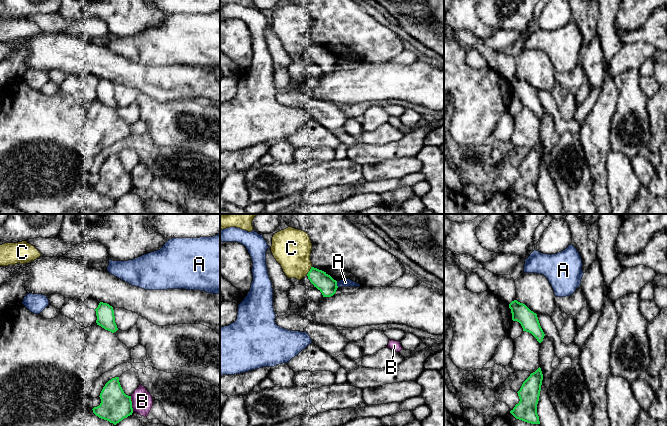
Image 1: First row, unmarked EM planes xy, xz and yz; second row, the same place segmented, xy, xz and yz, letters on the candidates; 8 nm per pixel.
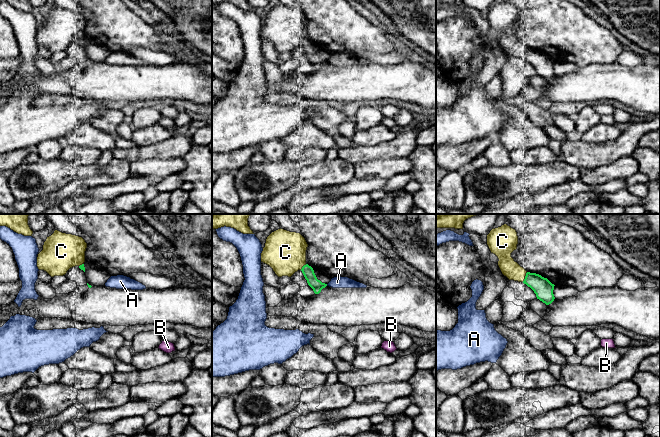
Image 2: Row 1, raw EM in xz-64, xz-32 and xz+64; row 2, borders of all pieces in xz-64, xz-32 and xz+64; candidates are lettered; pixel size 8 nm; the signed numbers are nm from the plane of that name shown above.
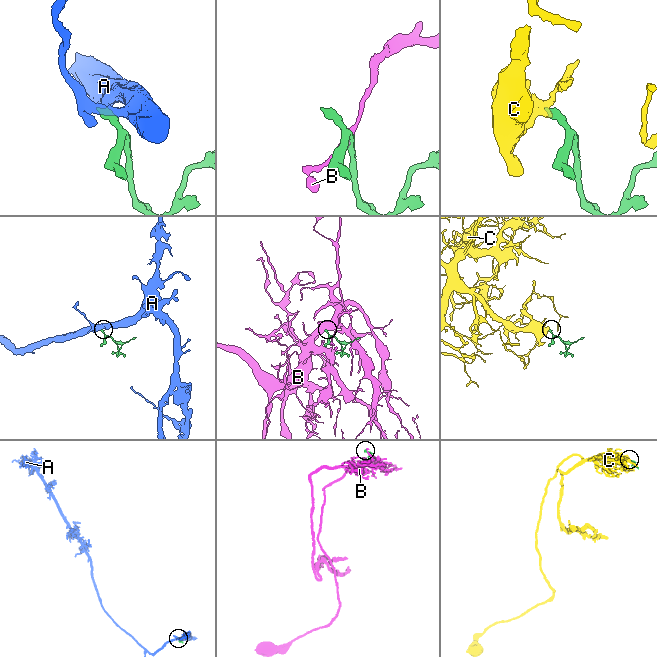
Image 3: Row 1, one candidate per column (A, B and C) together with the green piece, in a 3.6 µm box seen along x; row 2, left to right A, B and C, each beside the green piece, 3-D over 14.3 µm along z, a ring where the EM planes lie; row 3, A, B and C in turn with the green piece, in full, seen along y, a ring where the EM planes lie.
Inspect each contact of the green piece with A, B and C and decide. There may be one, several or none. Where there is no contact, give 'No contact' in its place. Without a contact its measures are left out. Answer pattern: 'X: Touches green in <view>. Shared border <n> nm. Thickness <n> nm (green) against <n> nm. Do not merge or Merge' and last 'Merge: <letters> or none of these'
A: Touches green in xz. Shared border 60 nm. Thickness 150 nm (green) against 60 nm. Do not merge
B: Touches green in xy. Shared border 130 nm. Thickness 240 nm (green) against 170 nm. Do not merge
C: Touches green in xz. Shared border 90 nm. Thickness 150 nm (green) against 320 nm. Merge
Merge: C

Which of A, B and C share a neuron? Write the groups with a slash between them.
A / B / C

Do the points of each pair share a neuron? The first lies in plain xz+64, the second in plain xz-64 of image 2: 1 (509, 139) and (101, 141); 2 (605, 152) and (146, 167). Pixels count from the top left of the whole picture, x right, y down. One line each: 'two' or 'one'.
1: one
2: two

